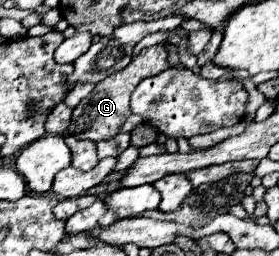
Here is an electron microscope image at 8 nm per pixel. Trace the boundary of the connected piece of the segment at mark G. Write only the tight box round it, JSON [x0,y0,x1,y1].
[67,43,169,141]

